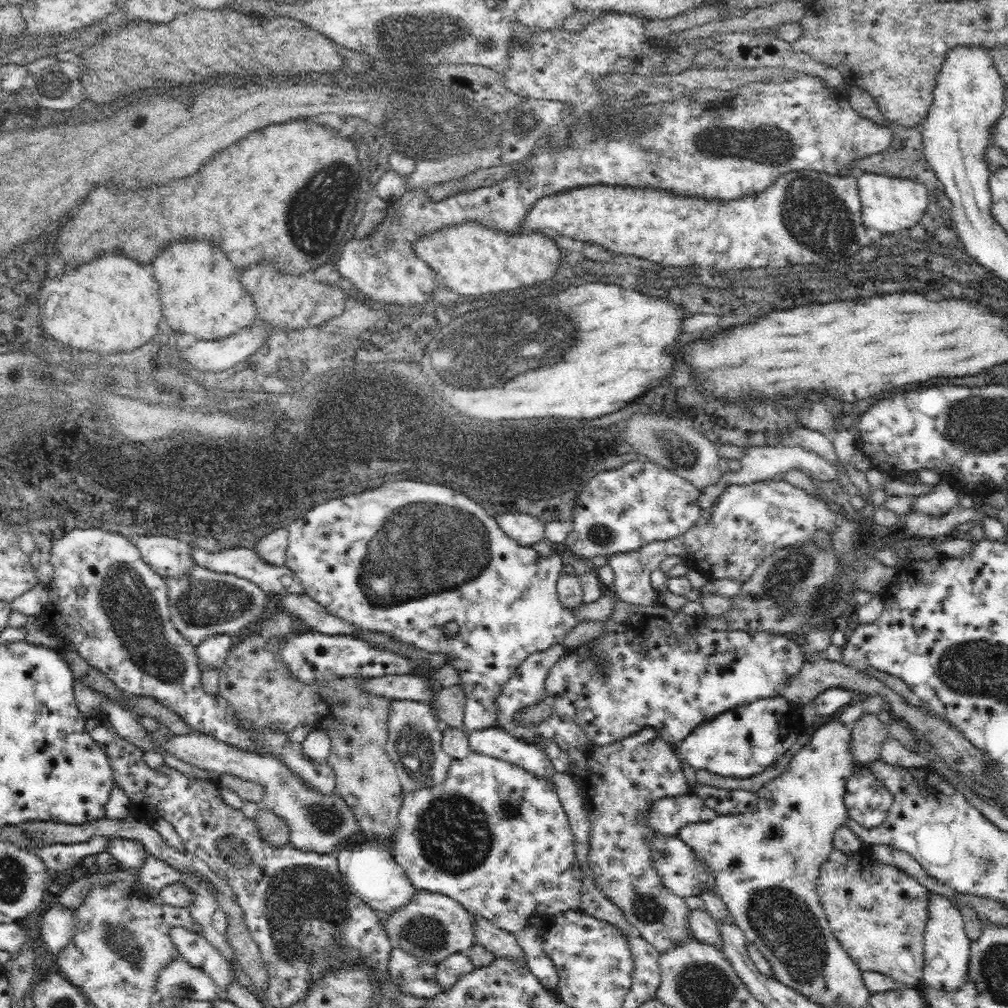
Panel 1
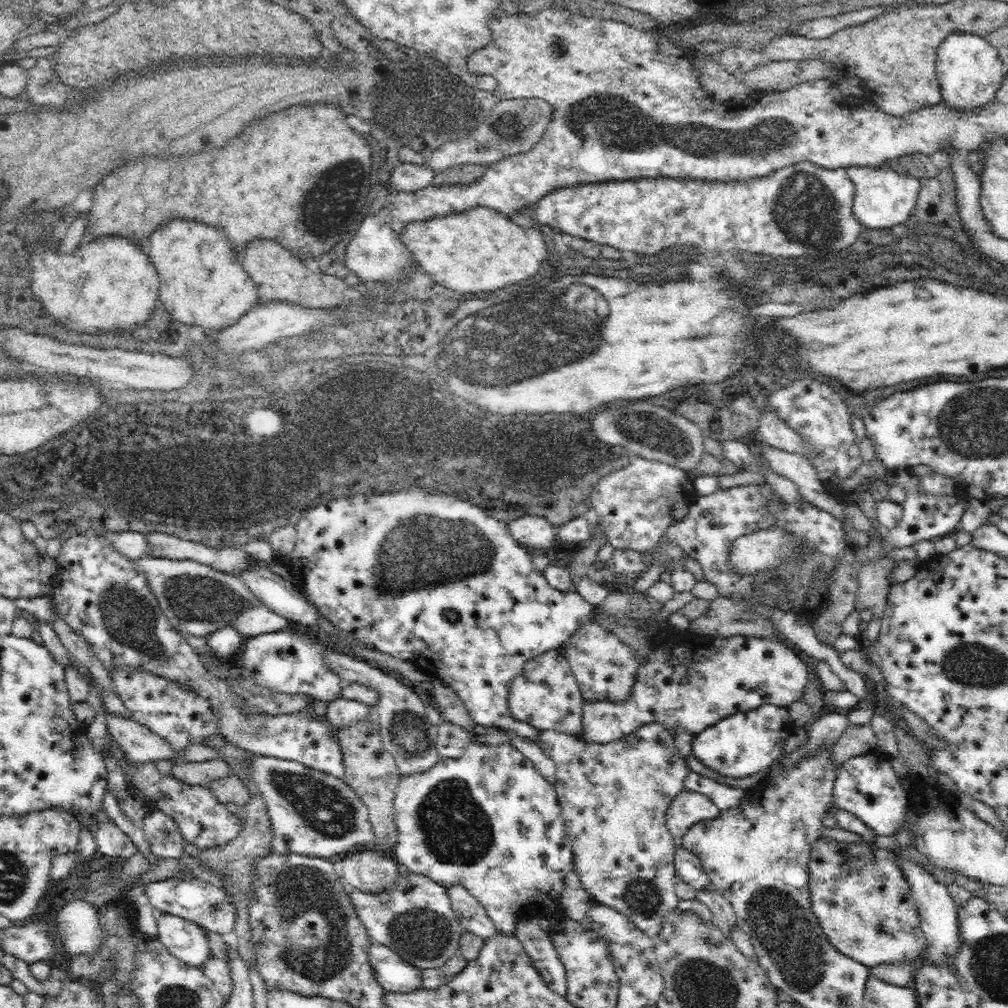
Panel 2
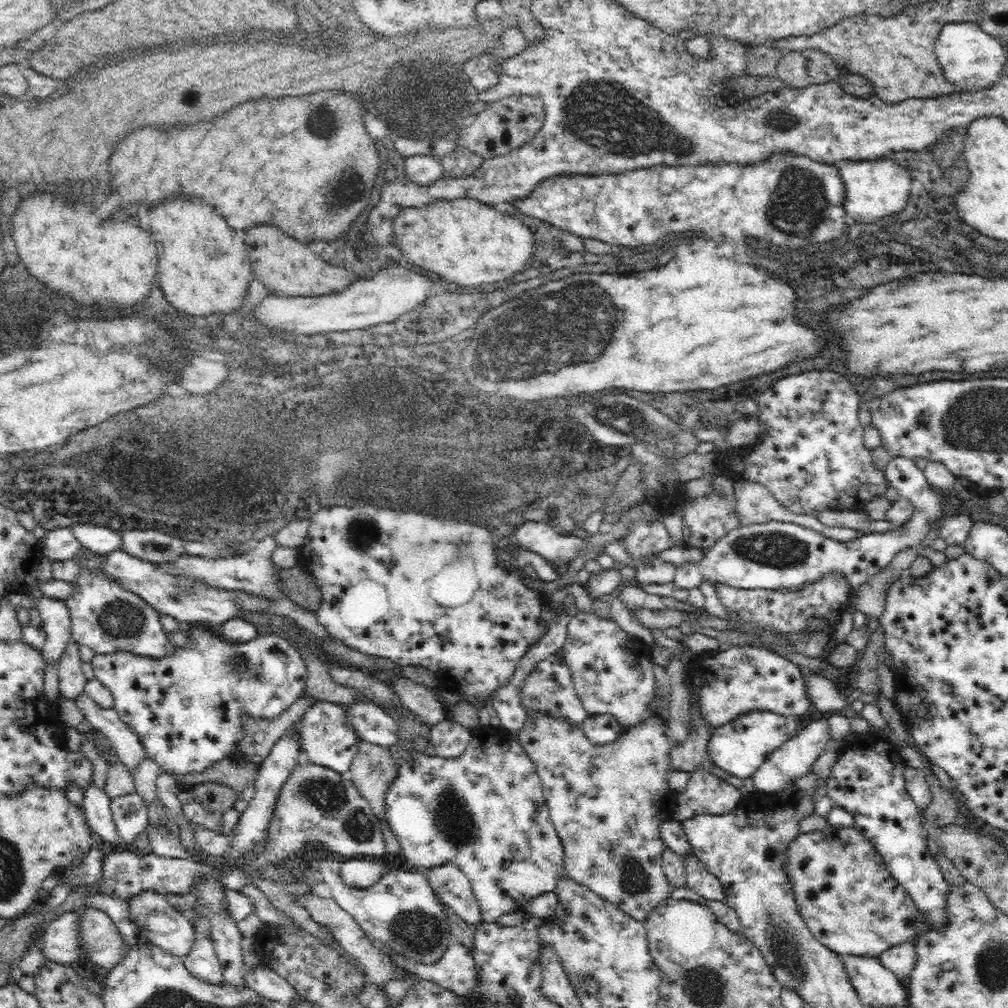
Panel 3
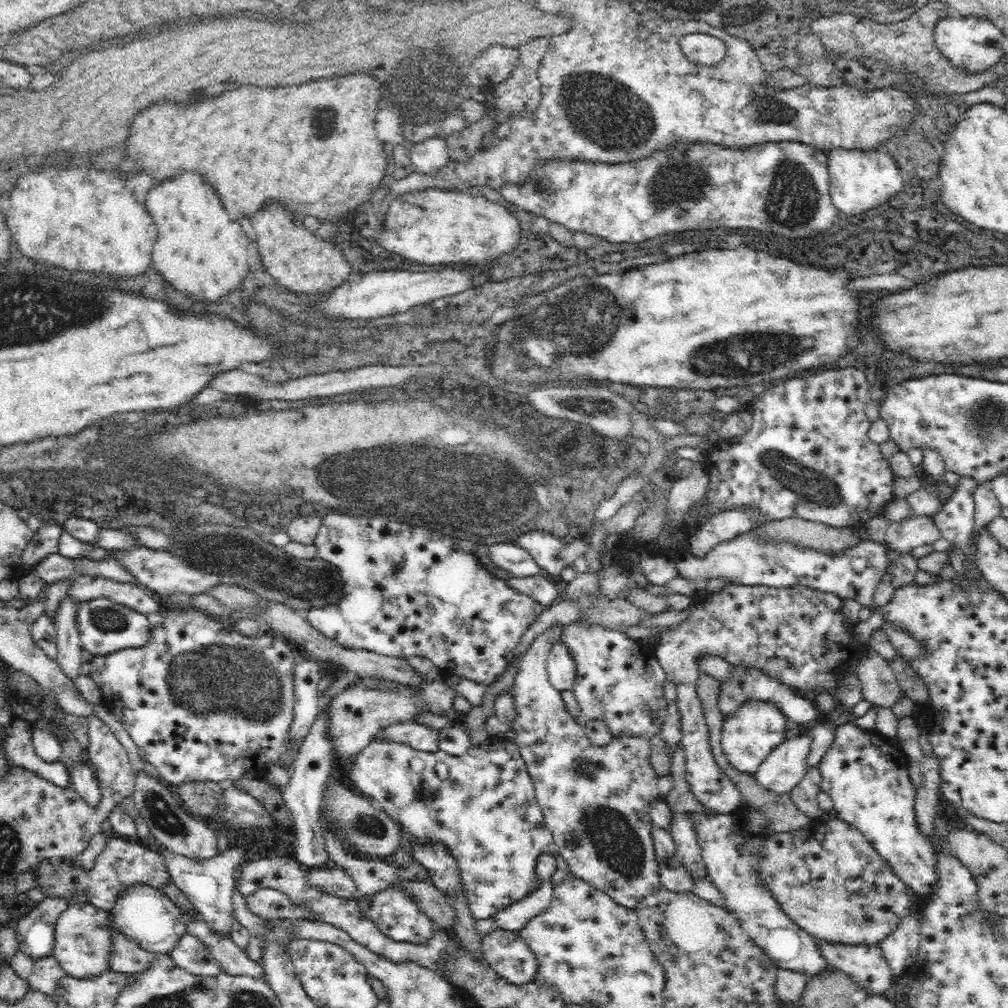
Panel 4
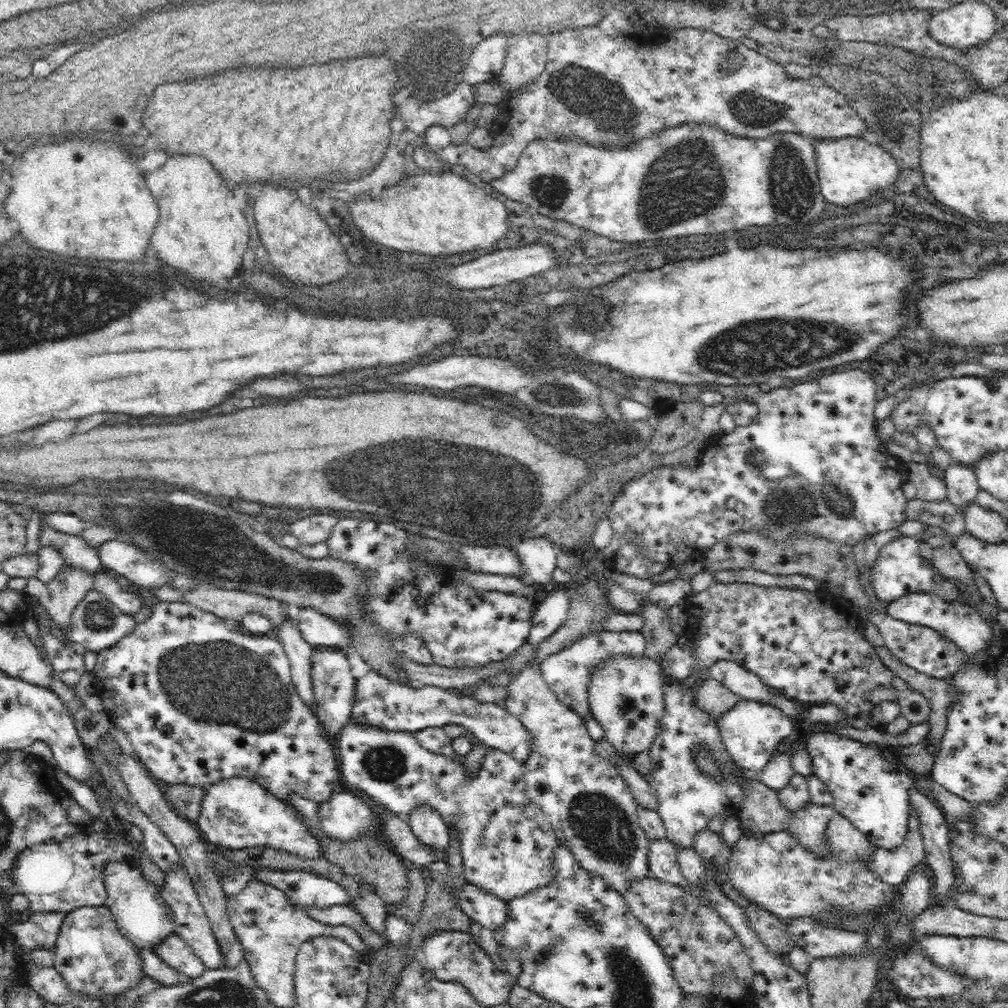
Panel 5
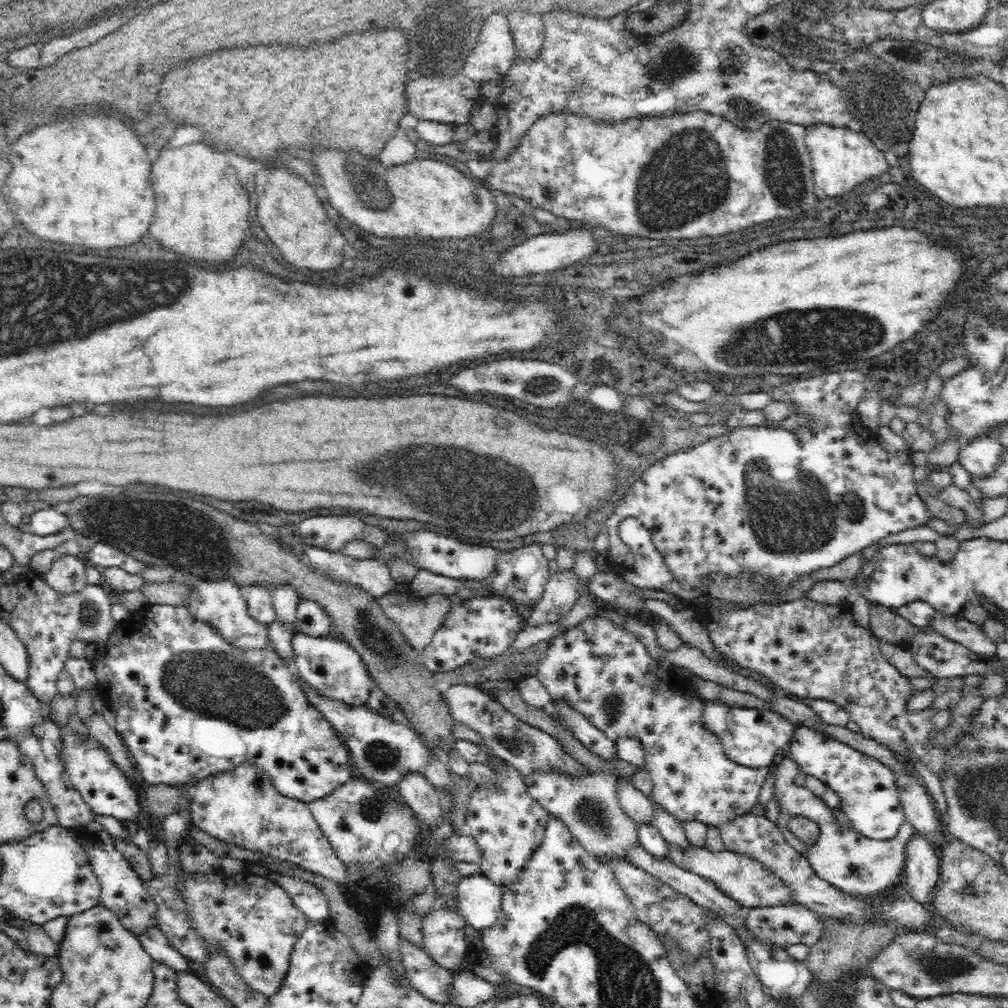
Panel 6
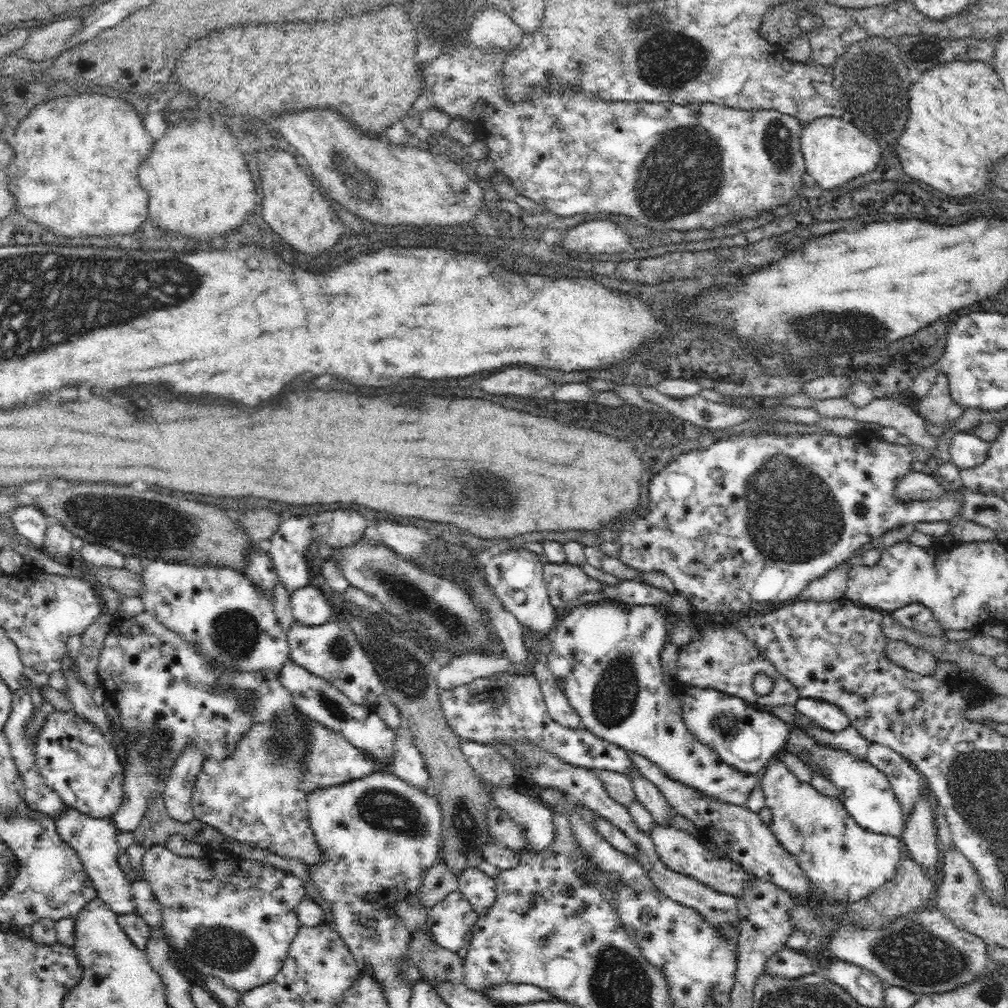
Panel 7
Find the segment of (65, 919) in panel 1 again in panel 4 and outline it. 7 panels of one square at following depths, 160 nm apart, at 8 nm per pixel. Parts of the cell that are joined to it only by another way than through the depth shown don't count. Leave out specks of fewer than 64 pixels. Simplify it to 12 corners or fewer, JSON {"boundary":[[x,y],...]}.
{"boundary":[[114,926],[110,970],[128,974],[152,966],[143,950]]}

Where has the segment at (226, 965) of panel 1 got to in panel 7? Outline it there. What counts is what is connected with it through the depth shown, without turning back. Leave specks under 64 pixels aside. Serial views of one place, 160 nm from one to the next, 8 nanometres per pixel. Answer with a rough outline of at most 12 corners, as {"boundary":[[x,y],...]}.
{"boundary":[[74,807],[56,816],[97,896],[118,915],[135,913],[132,883],[117,861],[110,818]]}

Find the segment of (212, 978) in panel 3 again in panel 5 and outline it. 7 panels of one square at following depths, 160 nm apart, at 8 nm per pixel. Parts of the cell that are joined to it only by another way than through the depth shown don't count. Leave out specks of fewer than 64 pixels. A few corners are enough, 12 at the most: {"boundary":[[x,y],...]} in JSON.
{"boundary":[[174,932],[152,952],[191,979],[207,968]]}

